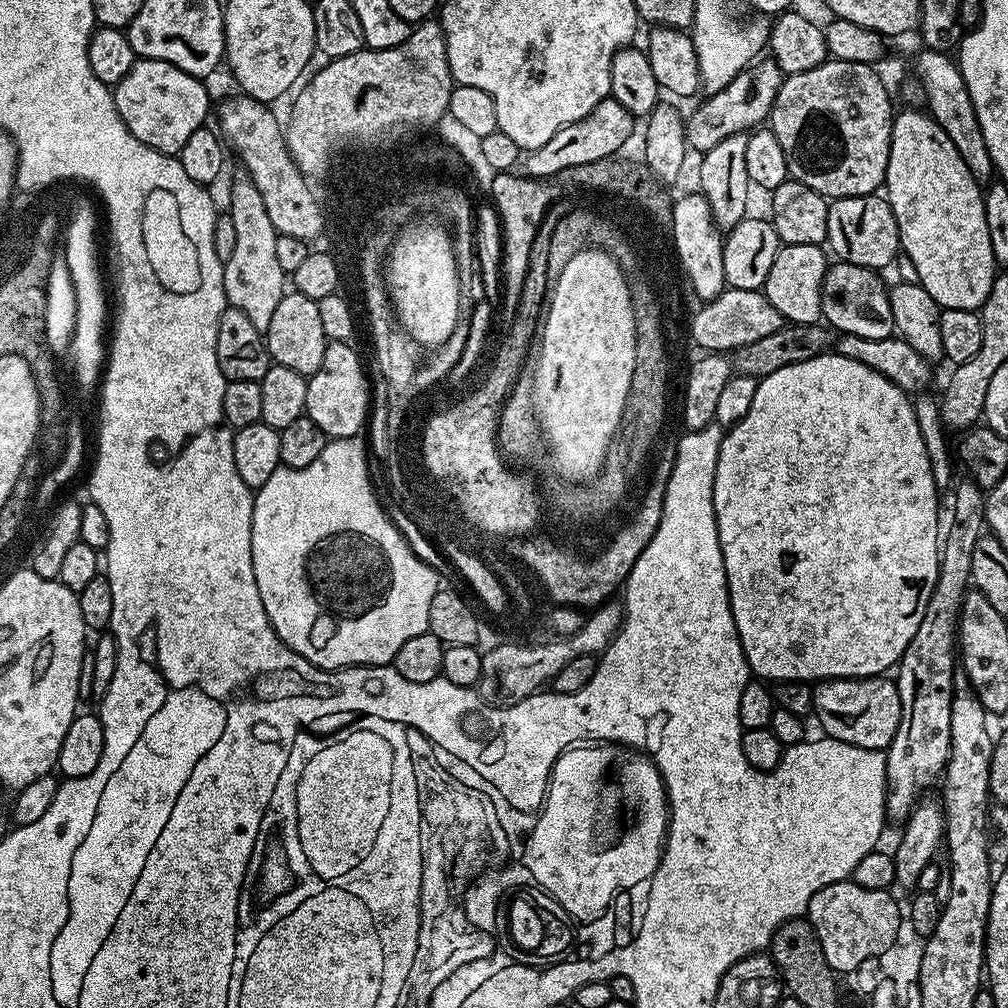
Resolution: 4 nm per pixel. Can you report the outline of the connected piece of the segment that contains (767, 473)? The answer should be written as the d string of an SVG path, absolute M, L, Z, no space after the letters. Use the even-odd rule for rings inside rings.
M825 354L815 356L806 362L798 362L794 366L782 366L782 370L774 370L774 374L763 377L754 390L754 403L746 410L746 418L733 424L725 431L724 441L718 450L718 466L714 474L714 518L718 522L718 542L722 546L720 562L726 566L726 582L728 597L734 614L734 626L738 626L738 638L742 642L742 650L746 654L746 662L753 677L764 682L819 682L821 680L858 680L861 676L879 676L887 673L887 668L895 669L904 657L906 646L910 646L910 638L918 631L918 626L926 614L926 606L930 602L930 594L934 594L934 586L940 573L940 550L942 547L942 524L940 528L940 500L934 482L934 474L930 470L930 454L926 454L926 442L922 438L922 430L918 430L918 418L909 393L903 392L894 382L882 378L870 366L862 366L862 362L854 362L845 356Z

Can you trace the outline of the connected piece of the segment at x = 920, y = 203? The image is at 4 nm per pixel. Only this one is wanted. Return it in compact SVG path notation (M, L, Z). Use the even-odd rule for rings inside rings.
M927 111L895 113L883 187L888 188L886 199L898 222L903 255L908 255L916 271L915 279L926 290L926 294L930 294L930 298L934 298L941 309L979 310L998 275L990 230L986 224L982 184L974 178L974 174L970 174L966 162L962 162L962 154L958 154L954 142L950 142L950 134L946 134L946 130L942 130L942 126L938 126L938 122Z

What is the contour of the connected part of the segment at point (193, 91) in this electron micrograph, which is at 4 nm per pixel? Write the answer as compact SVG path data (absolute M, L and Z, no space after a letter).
M140 58L130 70L130 74L126 74L126 78L122 78L122 82L114 86L116 109L122 122L126 122L130 134L134 134L134 138L138 138L138 142L142 142L145 148L153 148L166 153L167 156L176 156L182 146L186 146L190 134L205 127L207 120L204 119L208 116L208 88L204 84L207 83L201 77L186 74L186 70L178 70L178 66L170 62Z

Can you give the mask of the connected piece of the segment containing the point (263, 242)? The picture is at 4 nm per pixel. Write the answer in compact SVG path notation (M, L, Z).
M241 178L232 188L232 208L234 218L234 254L230 254L224 265L224 293L231 307L242 310L246 318L262 333L267 333L270 318L274 318L274 309L286 291L286 274L278 266L276 250L277 231L270 214L266 214L266 202L254 182Z

